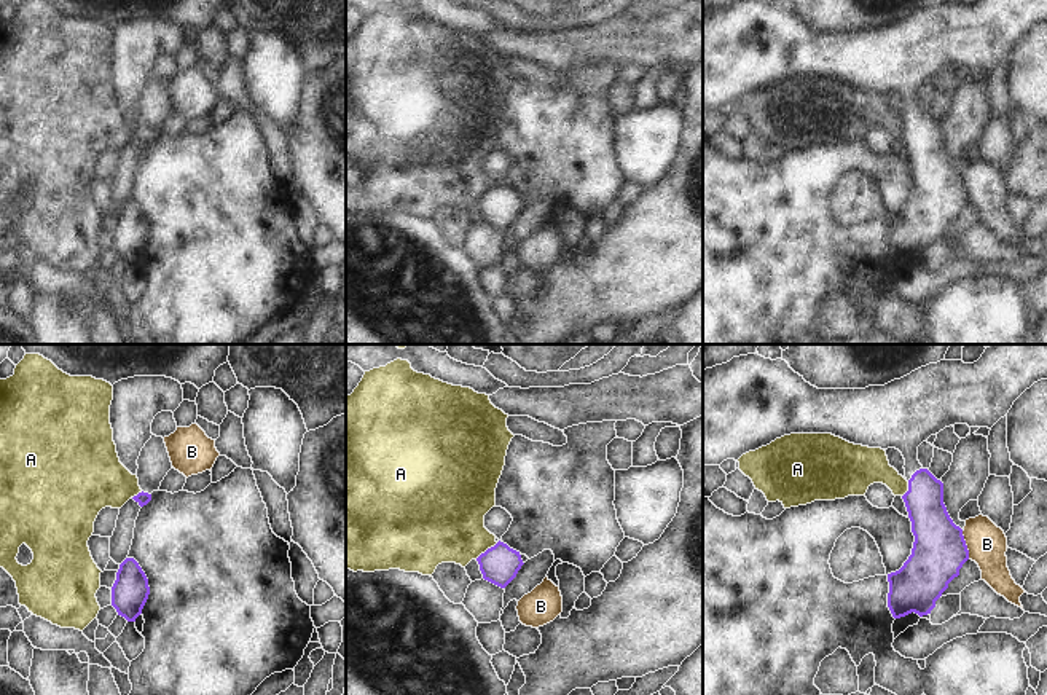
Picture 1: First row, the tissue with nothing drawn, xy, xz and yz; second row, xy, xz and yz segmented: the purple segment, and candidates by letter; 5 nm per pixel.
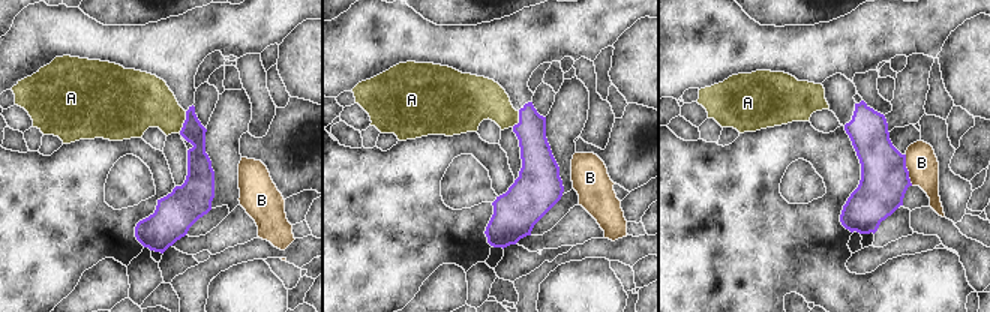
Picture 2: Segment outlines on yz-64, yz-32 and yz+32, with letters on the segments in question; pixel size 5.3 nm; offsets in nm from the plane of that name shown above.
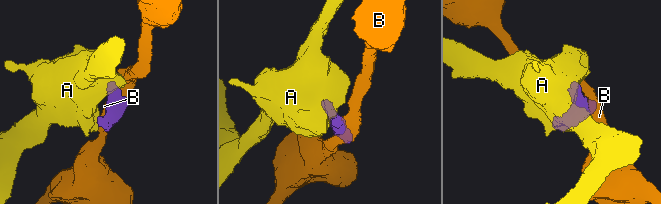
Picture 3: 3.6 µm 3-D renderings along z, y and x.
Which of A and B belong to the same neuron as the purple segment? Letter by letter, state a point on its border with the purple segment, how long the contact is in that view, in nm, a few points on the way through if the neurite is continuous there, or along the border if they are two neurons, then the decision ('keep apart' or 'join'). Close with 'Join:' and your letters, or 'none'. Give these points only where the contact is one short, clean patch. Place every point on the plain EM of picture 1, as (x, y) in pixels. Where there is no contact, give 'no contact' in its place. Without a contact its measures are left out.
A: contact xz (488, 192); length 150 nm; border xz (498, 185), (475, 201); keep apart
B: contact yz (966, 188); length 150 nm; border yz (961, 174), (969, 201); keep apart
Join: none

